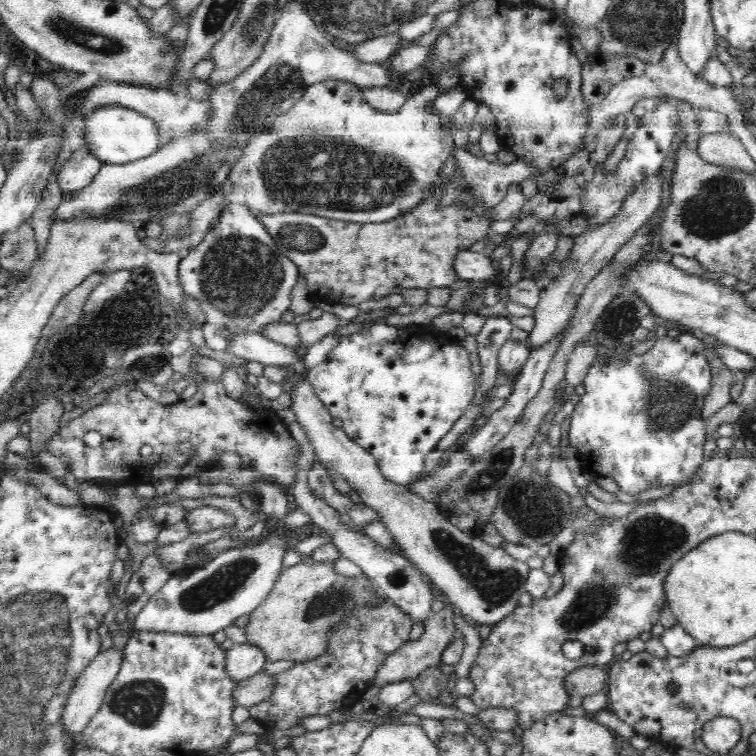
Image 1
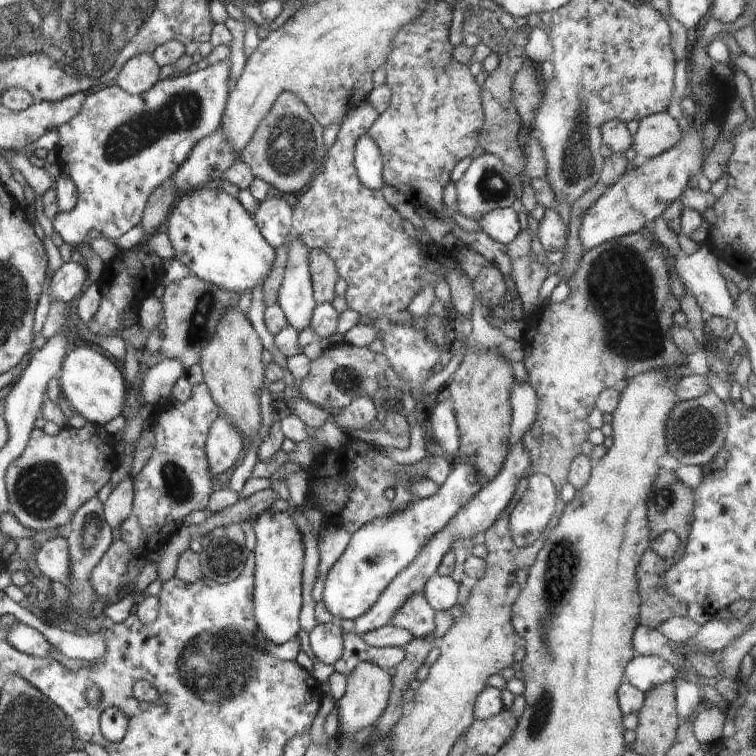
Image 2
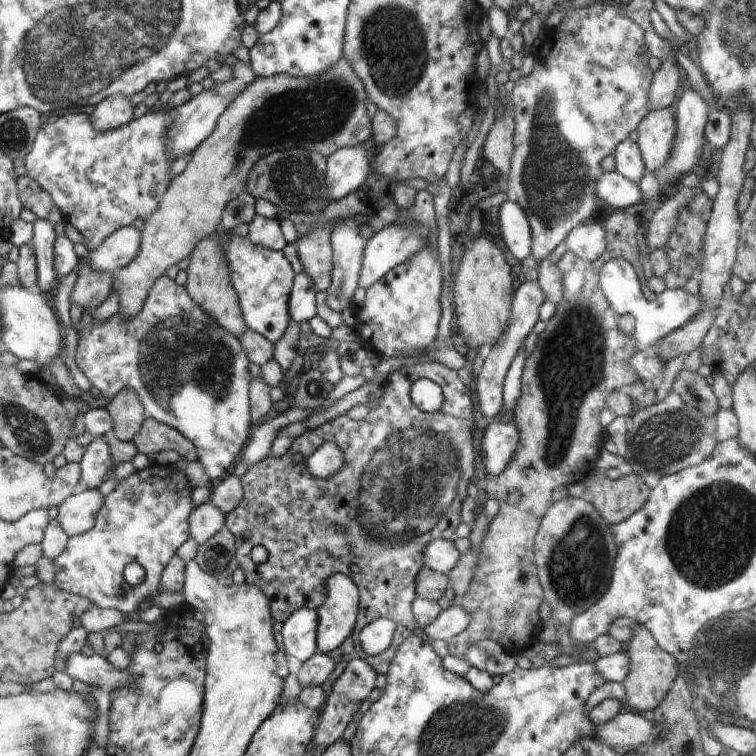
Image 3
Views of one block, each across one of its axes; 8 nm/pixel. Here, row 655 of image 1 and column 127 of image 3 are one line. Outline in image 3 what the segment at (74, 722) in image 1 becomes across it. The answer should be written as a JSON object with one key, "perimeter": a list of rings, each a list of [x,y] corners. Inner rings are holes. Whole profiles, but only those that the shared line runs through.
{"perimeter":[[[121,95],[105,99],[96,105],[94,112],[89,115],[94,130],[107,132],[123,127],[133,120],[133,107],[130,98]]]}

